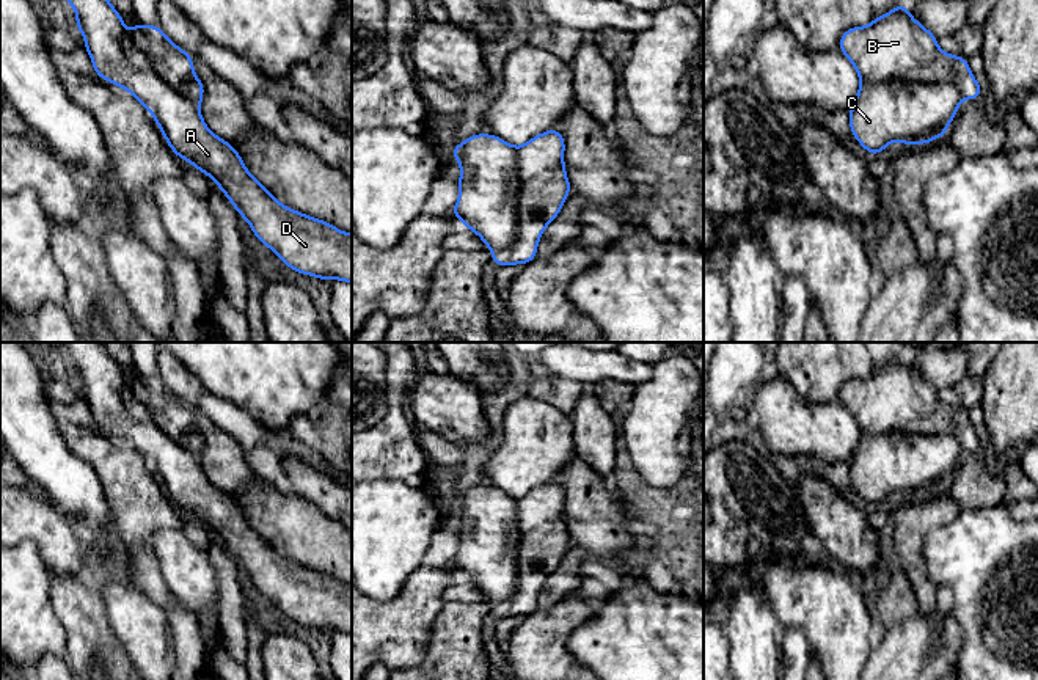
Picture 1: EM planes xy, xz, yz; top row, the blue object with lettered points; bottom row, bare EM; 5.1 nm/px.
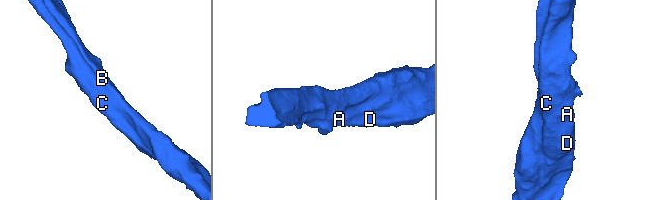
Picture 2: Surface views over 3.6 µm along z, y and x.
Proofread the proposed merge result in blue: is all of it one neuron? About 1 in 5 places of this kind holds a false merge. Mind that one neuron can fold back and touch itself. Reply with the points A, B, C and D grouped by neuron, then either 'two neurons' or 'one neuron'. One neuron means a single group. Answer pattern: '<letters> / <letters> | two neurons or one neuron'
A B C D | one neuron

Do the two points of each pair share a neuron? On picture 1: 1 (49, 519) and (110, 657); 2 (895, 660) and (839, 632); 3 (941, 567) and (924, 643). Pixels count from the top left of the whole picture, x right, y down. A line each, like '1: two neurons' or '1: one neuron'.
1: one neuron
2: two neurons
3: two neurons

